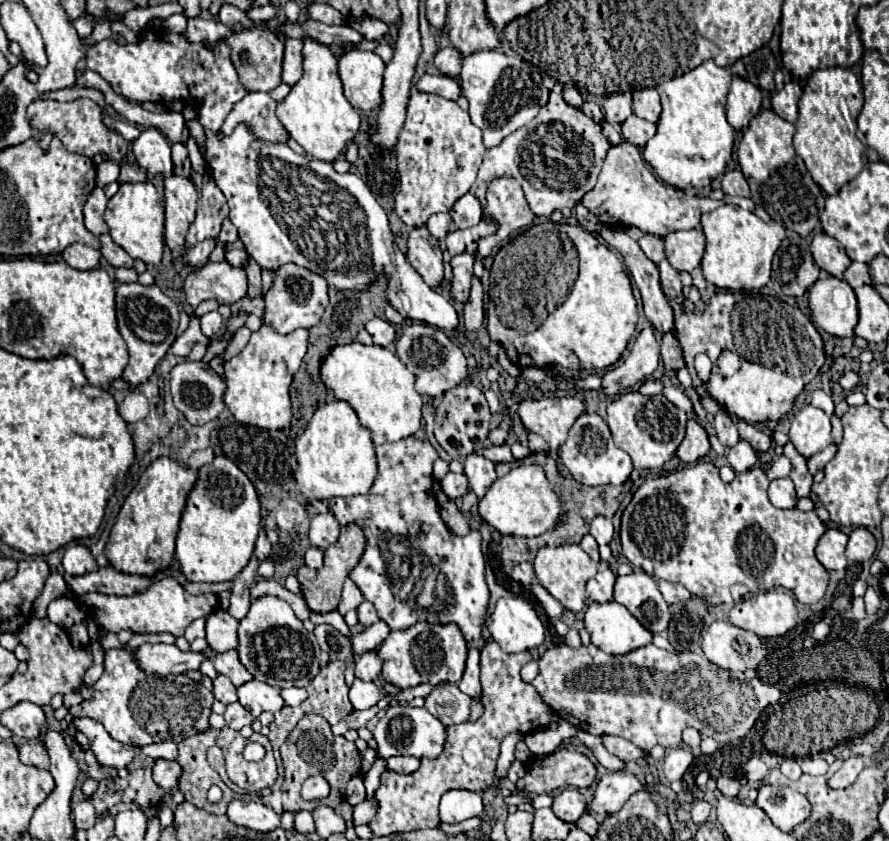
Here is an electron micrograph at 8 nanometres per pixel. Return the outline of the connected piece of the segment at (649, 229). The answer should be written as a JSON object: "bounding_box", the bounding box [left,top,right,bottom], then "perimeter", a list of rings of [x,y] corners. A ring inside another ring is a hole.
{"bounding_box":[581,143,755,237],"perimeter":[[[621,143],[615,145],[607,151],[603,169],[599,173],[597,185],[585,193],[581,203],[603,223],[603,225],[623,225],[623,227],[639,227],[643,233],[651,233],[657,237],[665,237],[673,231],[681,229],[699,229],[701,215],[703,211],[713,211],[715,207],[723,203],[735,203],[742,209],[754,211],[755,204],[749,198],[731,197],[725,195],[721,201],[711,201],[711,199],[701,199],[695,195],[687,195],[681,189],[675,189],[669,183],[663,183],[657,179],[649,165],[645,163],[641,151],[631,145],[631,143]]]}

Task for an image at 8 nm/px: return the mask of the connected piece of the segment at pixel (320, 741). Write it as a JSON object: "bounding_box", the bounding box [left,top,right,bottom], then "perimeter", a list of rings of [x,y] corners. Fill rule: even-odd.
{"bounding_box":[281,715,361,813],"perimeter":[[[305,715],[297,723],[297,727],[287,737],[287,741],[281,745],[281,759],[283,759],[283,767],[285,767],[285,781],[281,785],[281,791],[285,797],[283,809],[291,811],[291,813],[297,813],[301,809],[313,811],[313,807],[307,807],[307,801],[301,797],[301,785],[307,777],[323,775],[331,785],[331,793],[325,801],[319,801],[319,803],[337,807],[345,797],[345,783],[353,775],[357,775],[361,769],[361,757],[359,757],[355,743],[347,741],[345,737],[335,737],[331,733],[329,723],[319,715]]]}

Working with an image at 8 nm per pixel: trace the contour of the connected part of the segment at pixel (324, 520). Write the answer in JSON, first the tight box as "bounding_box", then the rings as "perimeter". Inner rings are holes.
{"bounding_box":[309,511,339,549],"perimeter":[[[331,511],[311,519],[309,539],[311,539],[313,547],[327,549],[333,541],[337,541],[337,537],[339,537],[339,523]]]}

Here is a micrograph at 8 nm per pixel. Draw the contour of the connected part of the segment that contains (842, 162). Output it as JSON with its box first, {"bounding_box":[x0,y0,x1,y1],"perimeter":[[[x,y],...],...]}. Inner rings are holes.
{"bounding_box":[793,65,867,195],"perimeter":[[[839,65],[813,71],[799,99],[799,117],[795,123],[797,133],[793,137],[793,145],[799,157],[805,161],[813,181],[817,181],[827,195],[837,193],[867,165],[865,145],[855,135],[857,117],[863,104],[863,89],[857,75]]]}

